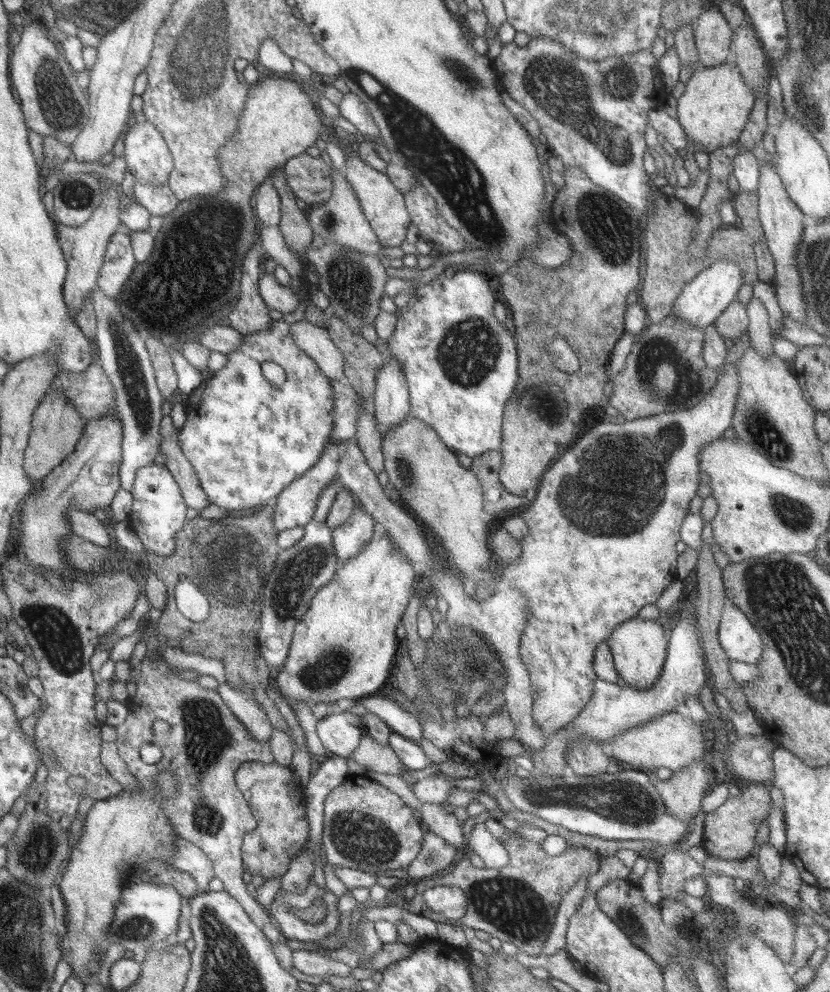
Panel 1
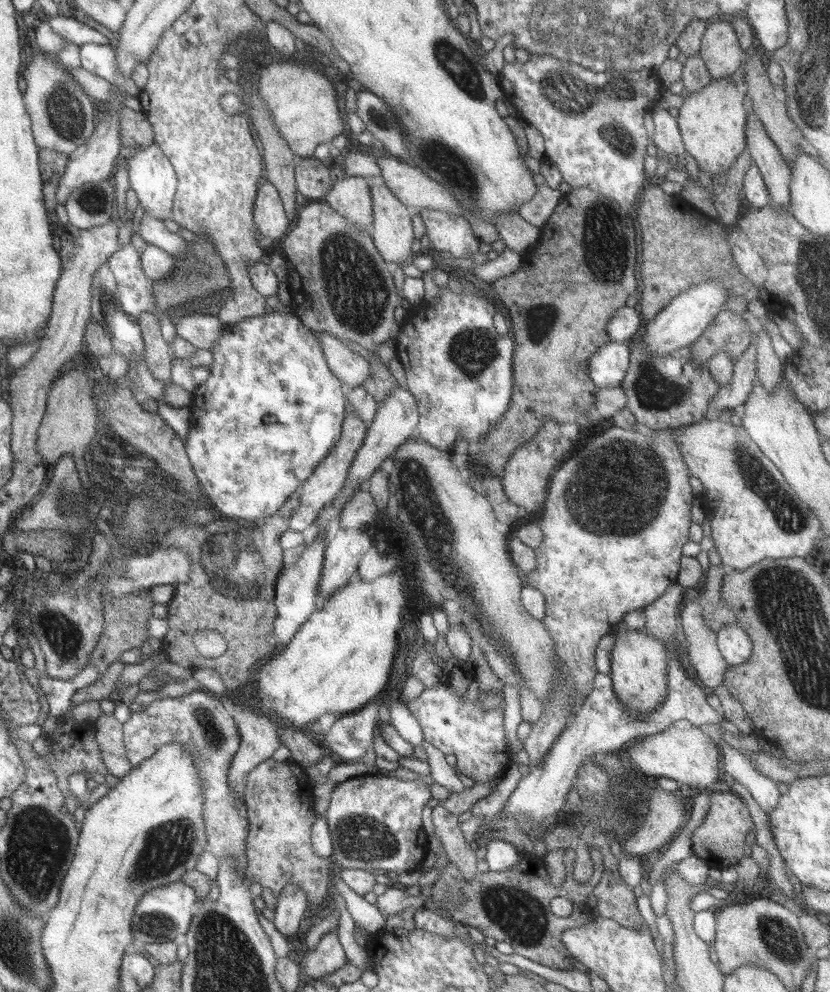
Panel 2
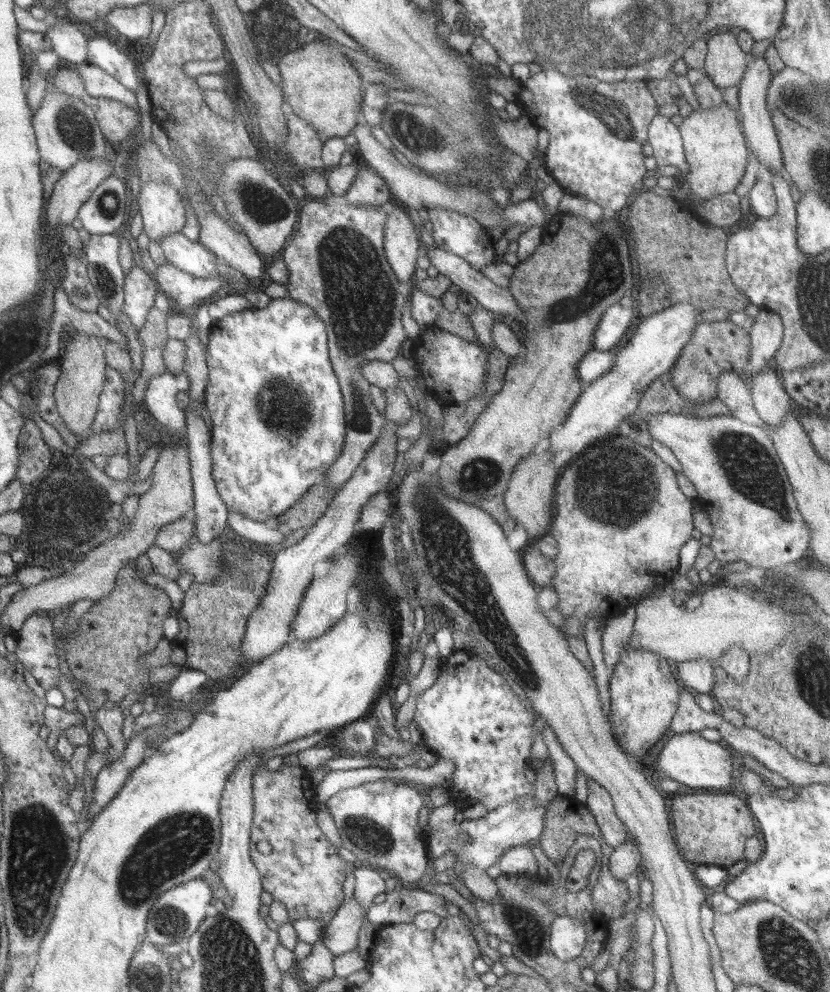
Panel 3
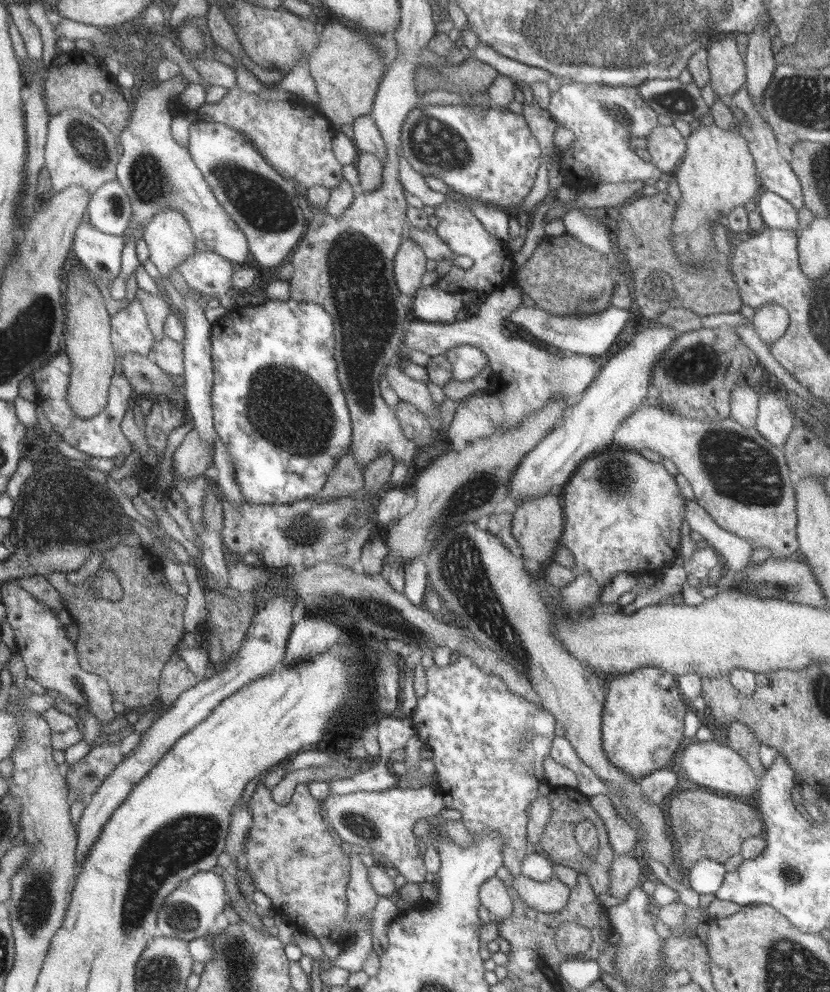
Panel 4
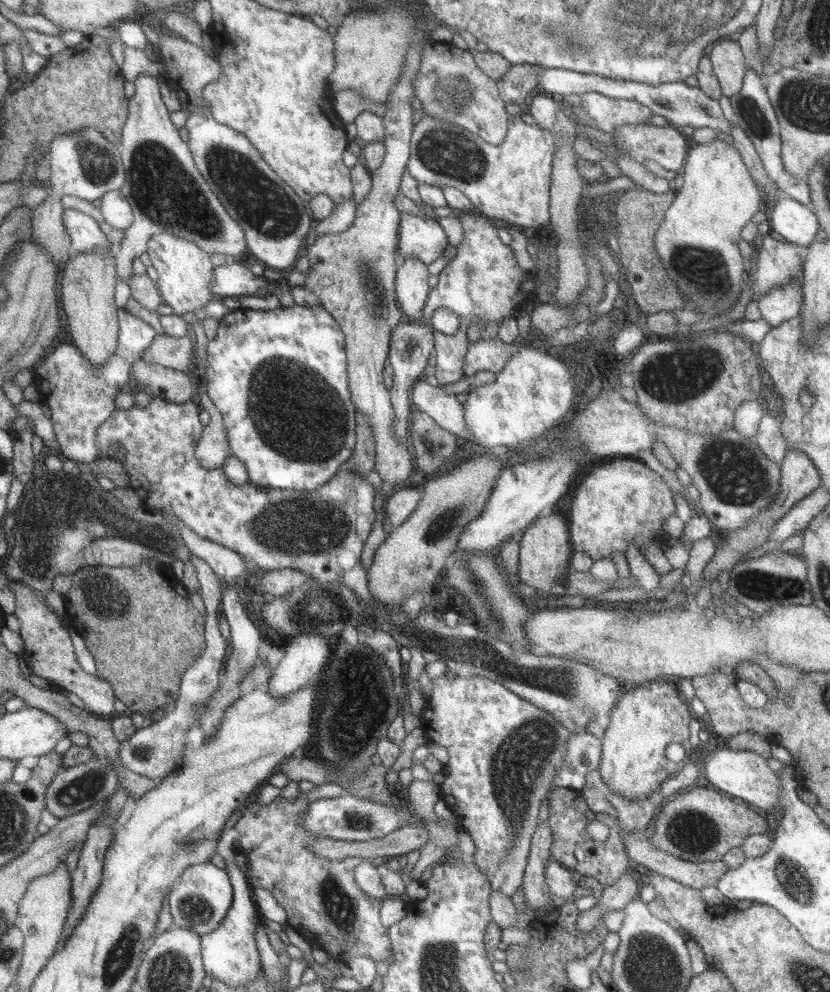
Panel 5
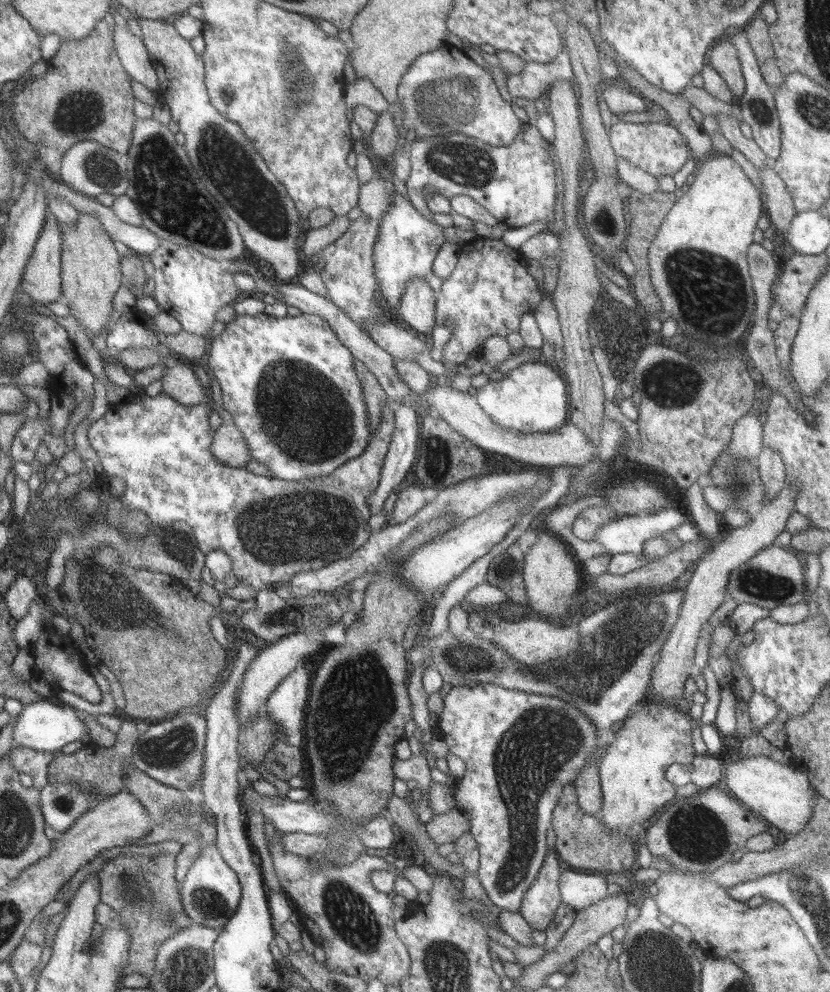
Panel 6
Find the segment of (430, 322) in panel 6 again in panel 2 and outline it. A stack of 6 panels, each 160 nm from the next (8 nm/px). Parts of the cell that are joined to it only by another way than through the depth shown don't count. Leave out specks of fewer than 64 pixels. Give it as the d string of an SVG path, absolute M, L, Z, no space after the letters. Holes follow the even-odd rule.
M372 184L374 223L371 238L377 250L393 266L404 264L412 256L414 228L408 208L390 191L387 184Z

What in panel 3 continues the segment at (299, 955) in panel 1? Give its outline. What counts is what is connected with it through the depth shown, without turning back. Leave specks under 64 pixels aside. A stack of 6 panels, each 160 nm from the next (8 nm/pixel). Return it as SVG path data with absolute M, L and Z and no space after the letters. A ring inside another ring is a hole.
M352 896L346 899L327 922L321 943L340 956L358 948L358 932L365 908Z

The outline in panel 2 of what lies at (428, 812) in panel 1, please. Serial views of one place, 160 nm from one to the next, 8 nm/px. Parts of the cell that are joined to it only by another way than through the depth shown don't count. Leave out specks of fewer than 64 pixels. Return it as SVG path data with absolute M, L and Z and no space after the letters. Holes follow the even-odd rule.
M442 804L436 806L431 814L435 835L442 842L447 858L454 863L466 880L474 880L479 873L476 862L479 858L462 835L458 826L458 815L452 814Z

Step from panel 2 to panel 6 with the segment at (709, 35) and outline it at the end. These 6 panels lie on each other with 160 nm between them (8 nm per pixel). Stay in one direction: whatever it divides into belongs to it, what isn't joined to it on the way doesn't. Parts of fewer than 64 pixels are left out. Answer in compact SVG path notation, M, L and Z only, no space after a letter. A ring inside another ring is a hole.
M727 39L720 40L710 50L710 66L718 72L733 92L734 99L745 91L745 80L738 60L738 51Z

